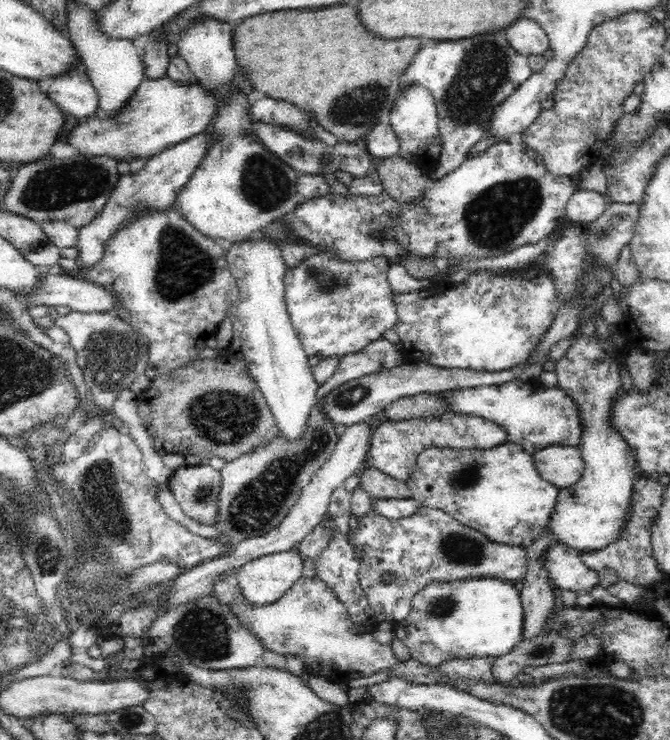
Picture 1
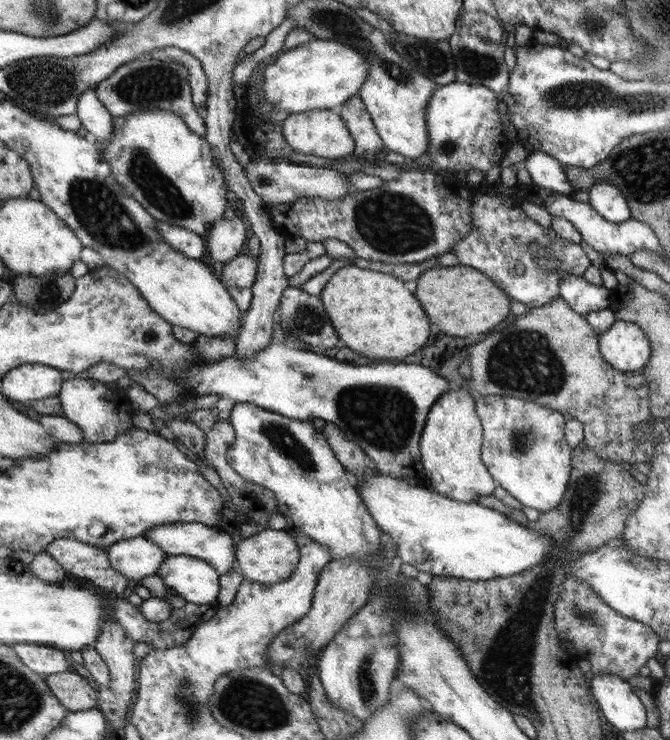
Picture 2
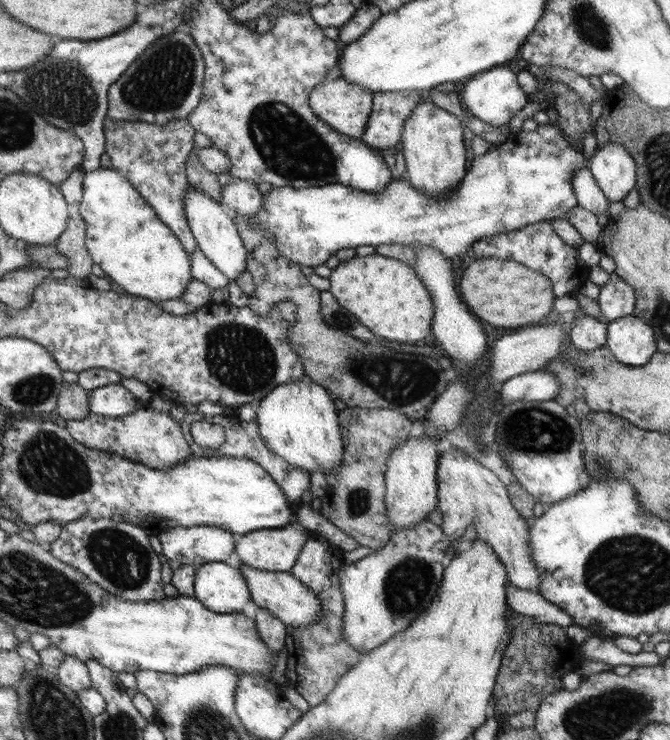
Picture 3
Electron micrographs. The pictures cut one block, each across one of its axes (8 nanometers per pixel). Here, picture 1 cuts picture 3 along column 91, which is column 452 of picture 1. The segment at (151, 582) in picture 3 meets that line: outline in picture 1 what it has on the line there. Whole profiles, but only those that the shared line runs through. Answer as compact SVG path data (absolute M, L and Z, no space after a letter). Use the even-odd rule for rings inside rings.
M418 507L412 516L400 520L376 512L364 514L358 518L358 528L349 528L346 537L360 562L359 582L378 626L391 626L405 620L414 596L435 581L484 577L519 586L528 570L526 547L490 541L447 512L430 507ZM387 573L394 580L385 584L383 574Z

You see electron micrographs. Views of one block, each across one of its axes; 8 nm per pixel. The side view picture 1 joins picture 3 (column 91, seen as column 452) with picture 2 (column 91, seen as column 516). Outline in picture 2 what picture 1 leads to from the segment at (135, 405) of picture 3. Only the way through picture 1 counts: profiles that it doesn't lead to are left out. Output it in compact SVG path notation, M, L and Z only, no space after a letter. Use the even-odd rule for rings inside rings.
M76 378L66 380L62 384L62 390L57 396L61 402L64 416L77 424L84 432L83 442L110 443L118 435L132 428L132 416L130 416L130 403L127 398L122 398L122 393L104 392L104 383L94 379Z

